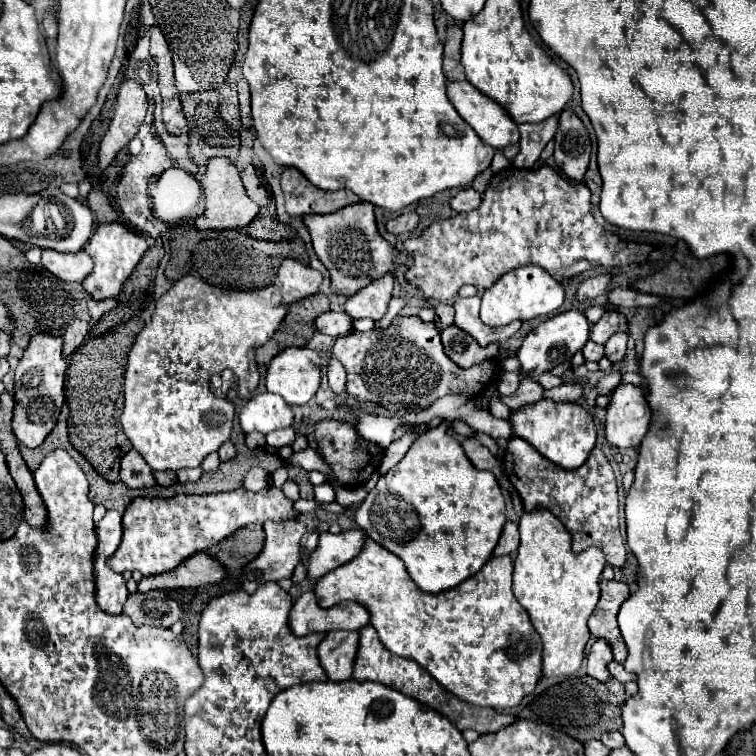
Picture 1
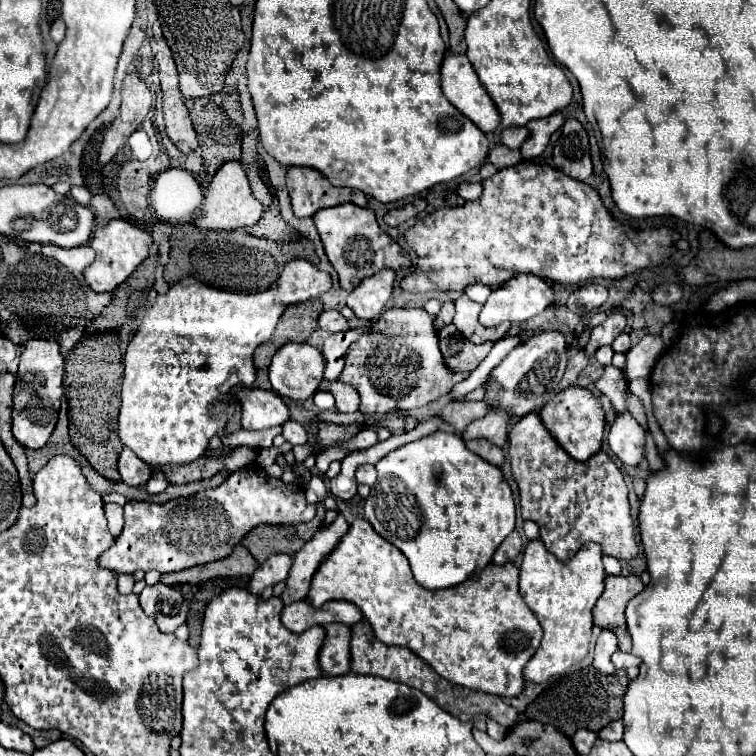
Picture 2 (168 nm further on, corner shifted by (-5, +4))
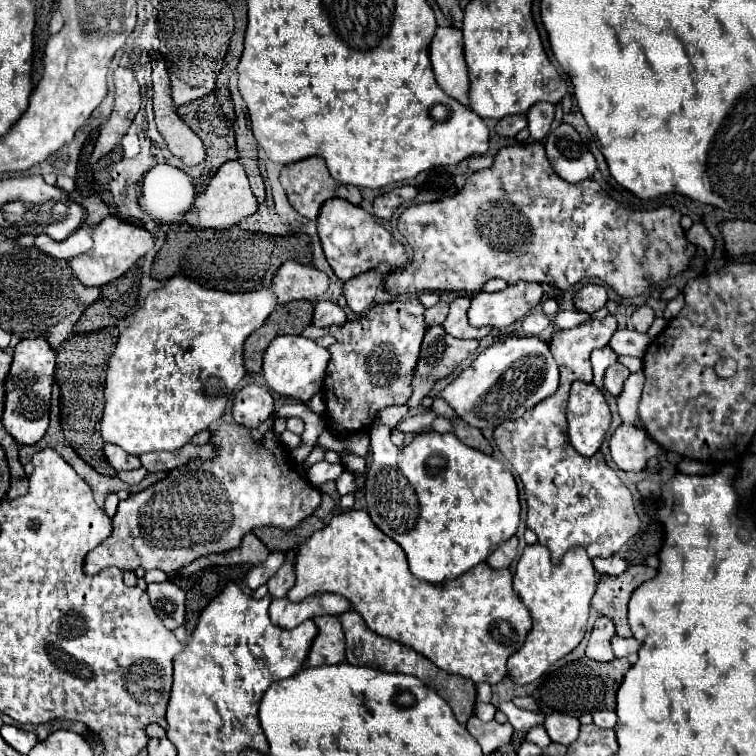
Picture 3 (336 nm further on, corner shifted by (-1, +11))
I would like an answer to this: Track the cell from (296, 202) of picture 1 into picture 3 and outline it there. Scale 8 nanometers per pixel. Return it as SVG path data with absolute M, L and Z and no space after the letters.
M307 157L307 159L301 159L301 161L295 161L295 163L285 165L281 169L279 179L281 179L283 189L287 191L289 203L295 207L297 213L301 213L307 219L317 219L321 205L327 199L333 199L333 197L343 197L343 199L347 199L353 205L359 205L361 203L361 191L357 187L353 187L353 185L345 185L345 183L335 181L329 175L329 171L325 167L325 161L321 157Z

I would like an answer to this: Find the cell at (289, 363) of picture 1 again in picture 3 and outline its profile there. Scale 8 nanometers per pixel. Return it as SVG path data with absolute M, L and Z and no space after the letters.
M279 335L271 341L263 355L263 375L267 385L285 397L295 397L303 403L309 403L315 393L321 391L325 379L325 367L329 361L329 351L319 347L313 339L303 335Z

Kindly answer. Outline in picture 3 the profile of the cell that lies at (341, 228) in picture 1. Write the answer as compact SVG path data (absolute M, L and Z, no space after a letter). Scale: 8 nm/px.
M329 199L323 203L321 213L317 217L317 233L325 251L325 257L341 281L349 281L367 269L379 265L381 261L401 269L407 265L407 251L405 247L385 231L371 213L361 207L351 205L345 199Z

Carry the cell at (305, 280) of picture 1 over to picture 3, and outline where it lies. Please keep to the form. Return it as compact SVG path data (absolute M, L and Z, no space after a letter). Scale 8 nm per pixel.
M285 261L273 277L273 293L277 303L289 303L295 299L315 301L327 289L329 277L323 271L297 261Z

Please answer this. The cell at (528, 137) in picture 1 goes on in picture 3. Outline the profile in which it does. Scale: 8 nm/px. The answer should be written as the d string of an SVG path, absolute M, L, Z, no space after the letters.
M535 103L529 109L527 129L535 141L541 141L547 135L549 127L553 123L553 117L555 117L555 105L553 103Z

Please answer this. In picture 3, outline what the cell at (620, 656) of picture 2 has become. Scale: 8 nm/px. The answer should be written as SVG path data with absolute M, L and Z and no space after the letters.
M615 635L615 637L611 639L611 647L613 647L615 657L627 657L629 653L637 653L639 647L641 647L641 643L635 641L633 637L631 637L631 639L623 639L623 637Z

